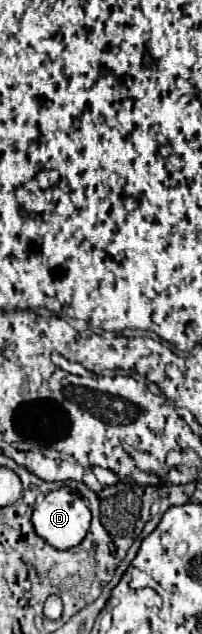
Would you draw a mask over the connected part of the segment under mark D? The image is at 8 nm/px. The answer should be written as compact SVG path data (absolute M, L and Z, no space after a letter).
M61 487L57 491L47 493L43 501L35 505L33 511L33 525L37 535L43 537L55 549L71 549L79 545L89 531L89 523L91 523L91 511L87 503L69 487Z

